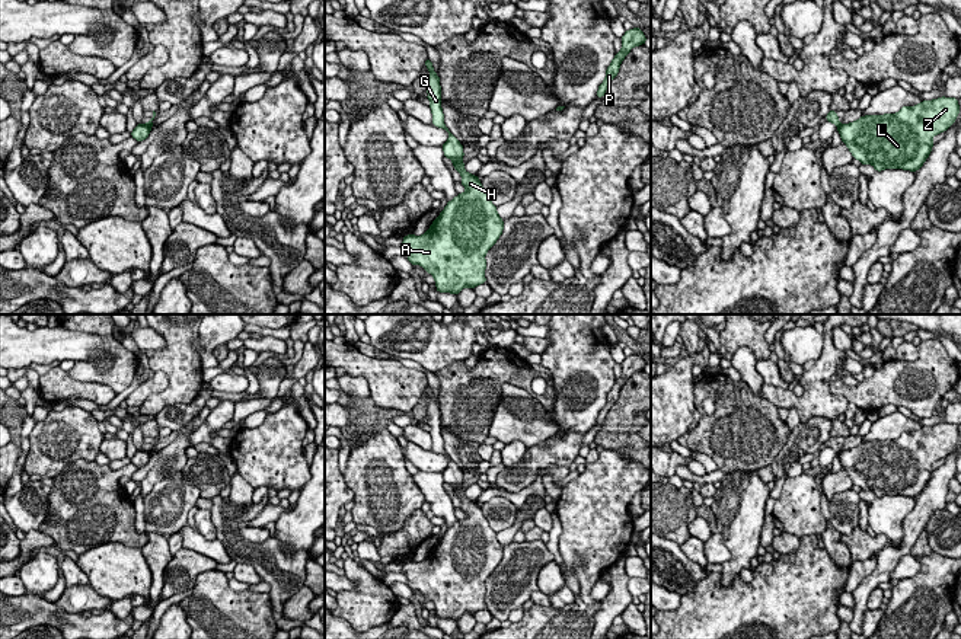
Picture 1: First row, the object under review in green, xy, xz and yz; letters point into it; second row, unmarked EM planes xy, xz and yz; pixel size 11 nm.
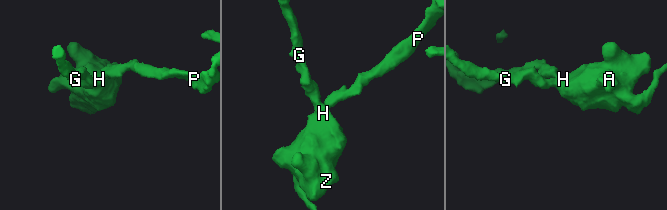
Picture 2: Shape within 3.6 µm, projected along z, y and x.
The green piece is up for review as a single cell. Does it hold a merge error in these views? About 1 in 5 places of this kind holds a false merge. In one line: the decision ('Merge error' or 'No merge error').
Merge error

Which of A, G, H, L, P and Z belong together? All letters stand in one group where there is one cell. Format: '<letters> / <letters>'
A G H L Z / P

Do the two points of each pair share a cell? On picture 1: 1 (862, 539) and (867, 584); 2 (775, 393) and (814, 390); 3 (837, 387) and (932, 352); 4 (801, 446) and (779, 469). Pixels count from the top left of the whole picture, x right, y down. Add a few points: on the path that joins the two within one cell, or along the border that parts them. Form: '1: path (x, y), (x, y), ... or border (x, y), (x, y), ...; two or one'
1: border (887, 545), (875, 553); two
2: path (785, 398), (804, 401); one
3: path (861, 390), (880, 390), (910, 376); one
4: path (795, 450), (782, 463); one

